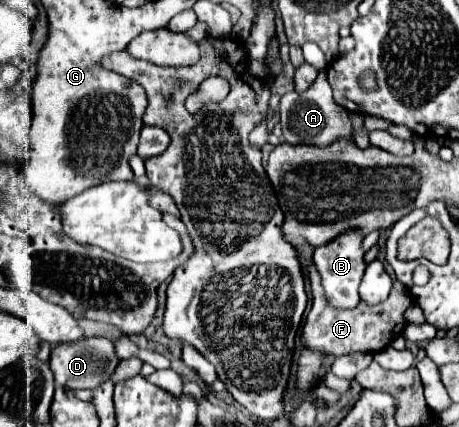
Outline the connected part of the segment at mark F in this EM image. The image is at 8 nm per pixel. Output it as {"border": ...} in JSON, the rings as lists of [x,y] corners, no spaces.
{"border":[[[314,265],[310,267],[310,283],[312,283],[314,299],[312,299],[312,309],[304,323],[302,339],[312,349],[322,349],[326,355],[336,355],[336,357],[356,353],[356,351],[378,353],[384,347],[388,347],[390,341],[396,339],[406,325],[404,311],[412,303],[412,299],[400,281],[394,281],[394,289],[386,301],[378,305],[360,303],[356,309],[332,309],[330,305],[326,305],[322,285],[320,285],[320,275]]]}

